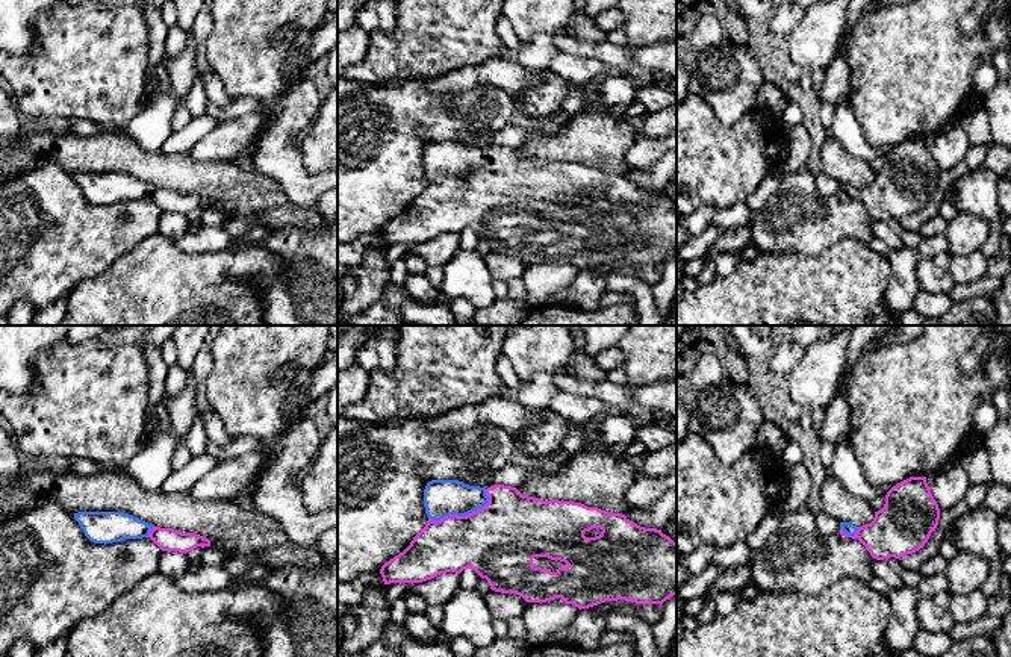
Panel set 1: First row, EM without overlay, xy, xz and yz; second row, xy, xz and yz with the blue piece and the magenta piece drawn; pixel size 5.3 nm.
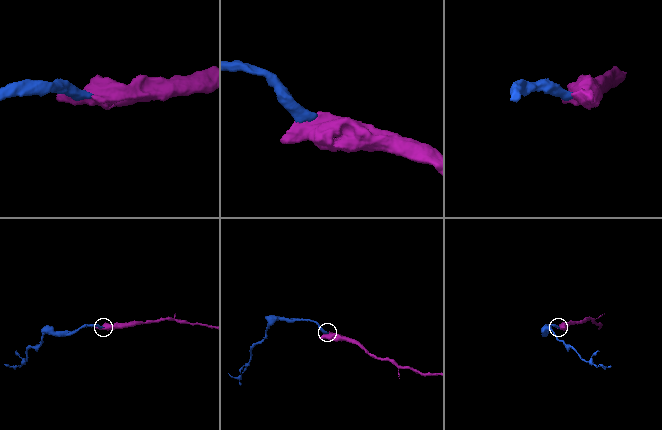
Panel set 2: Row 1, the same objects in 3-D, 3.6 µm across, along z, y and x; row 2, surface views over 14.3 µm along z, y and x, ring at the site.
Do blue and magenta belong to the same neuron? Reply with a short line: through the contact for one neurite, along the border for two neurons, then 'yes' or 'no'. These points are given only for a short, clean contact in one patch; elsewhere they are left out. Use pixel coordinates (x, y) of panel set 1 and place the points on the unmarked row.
xz (442, 159), (463, 176), (498, 202) | yes

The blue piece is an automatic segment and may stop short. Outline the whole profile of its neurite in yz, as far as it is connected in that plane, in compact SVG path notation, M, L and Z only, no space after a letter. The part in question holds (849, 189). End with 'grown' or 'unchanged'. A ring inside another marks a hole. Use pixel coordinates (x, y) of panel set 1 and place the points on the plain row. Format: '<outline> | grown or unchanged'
M910 138L893 147L885 156L885 165L875 173L875 179L864 188L840 183L840 195L858 200L876 221L888 218L901 220L925 207L940 180L940 170L934 160L926 138Z | grown

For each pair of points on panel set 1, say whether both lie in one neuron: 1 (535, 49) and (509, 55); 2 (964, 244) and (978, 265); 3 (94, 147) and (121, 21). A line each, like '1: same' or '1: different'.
1: same
2: different
3: different

